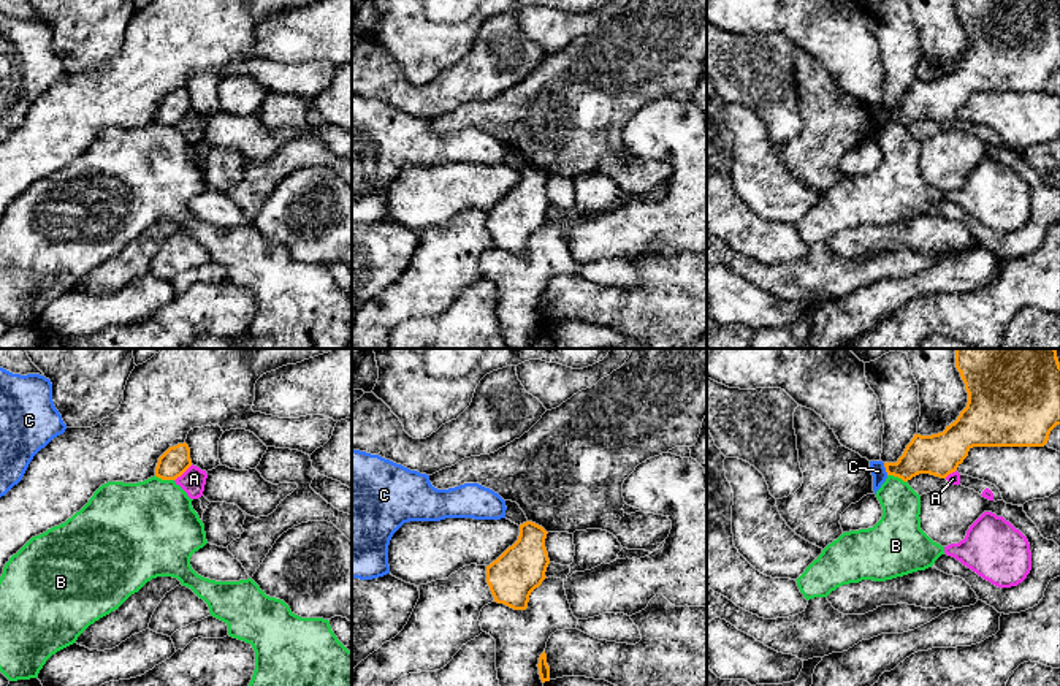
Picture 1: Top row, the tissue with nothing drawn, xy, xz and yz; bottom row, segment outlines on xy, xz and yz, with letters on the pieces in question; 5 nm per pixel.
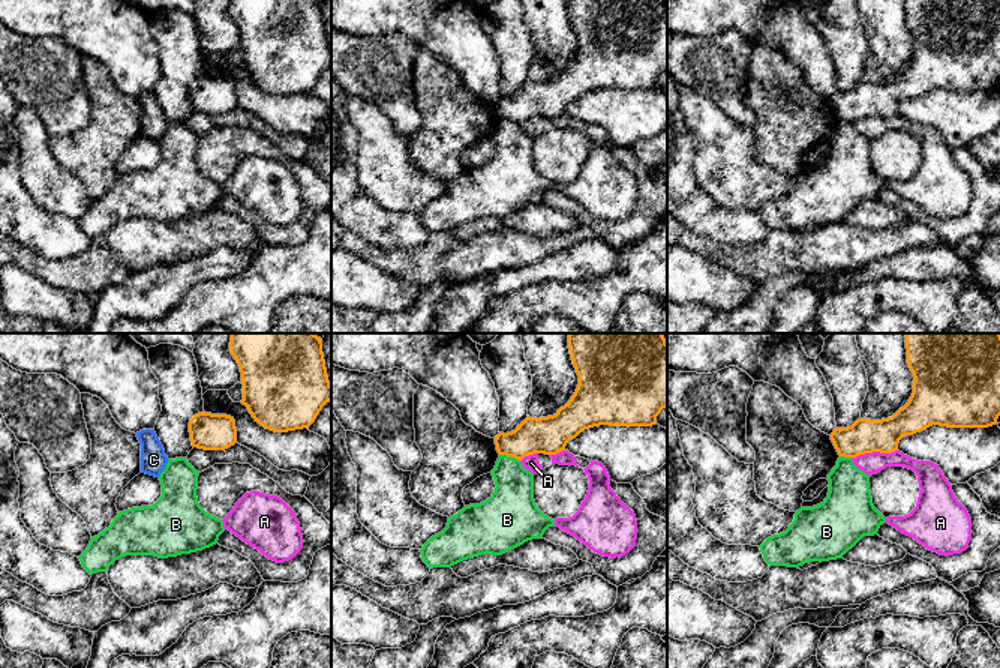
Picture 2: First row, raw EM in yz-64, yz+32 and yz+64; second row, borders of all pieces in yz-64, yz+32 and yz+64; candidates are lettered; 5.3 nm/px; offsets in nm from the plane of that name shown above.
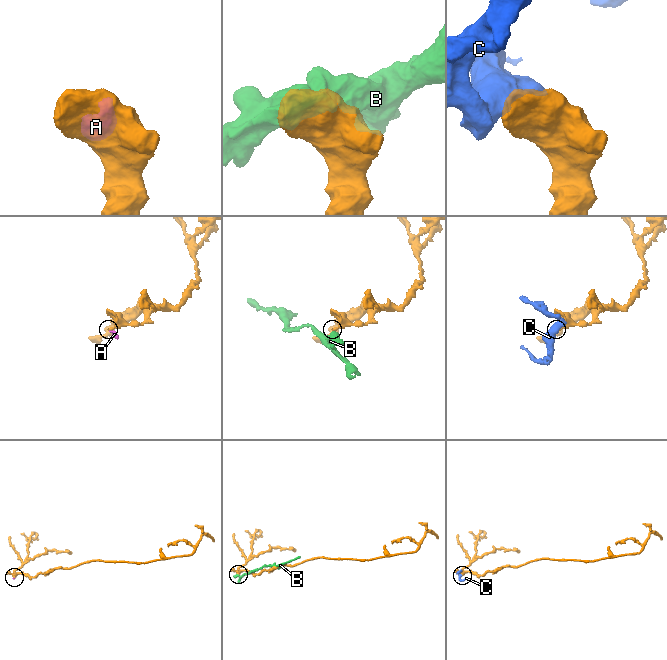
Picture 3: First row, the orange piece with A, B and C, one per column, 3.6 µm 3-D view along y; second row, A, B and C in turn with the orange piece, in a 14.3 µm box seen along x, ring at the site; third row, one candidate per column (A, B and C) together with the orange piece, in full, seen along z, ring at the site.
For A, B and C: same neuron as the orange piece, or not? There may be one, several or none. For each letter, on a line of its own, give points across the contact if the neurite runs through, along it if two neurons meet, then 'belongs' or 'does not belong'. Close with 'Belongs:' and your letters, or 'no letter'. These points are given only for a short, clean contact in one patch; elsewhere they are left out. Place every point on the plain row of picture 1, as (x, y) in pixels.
A: border along xy (192, 110), (175, 125); does not belong
B: border along yz (888, 119), (907, 127); does not belong
C: border along yz (883, 108), (888, 119); does not belong
Belongs: no letter

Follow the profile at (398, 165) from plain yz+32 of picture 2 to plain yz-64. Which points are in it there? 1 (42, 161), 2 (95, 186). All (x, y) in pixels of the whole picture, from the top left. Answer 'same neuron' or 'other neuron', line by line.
1: same neuron
2: other neuron

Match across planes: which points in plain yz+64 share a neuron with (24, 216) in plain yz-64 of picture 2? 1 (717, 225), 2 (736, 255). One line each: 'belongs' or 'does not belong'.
1: belongs
2: does not belong

